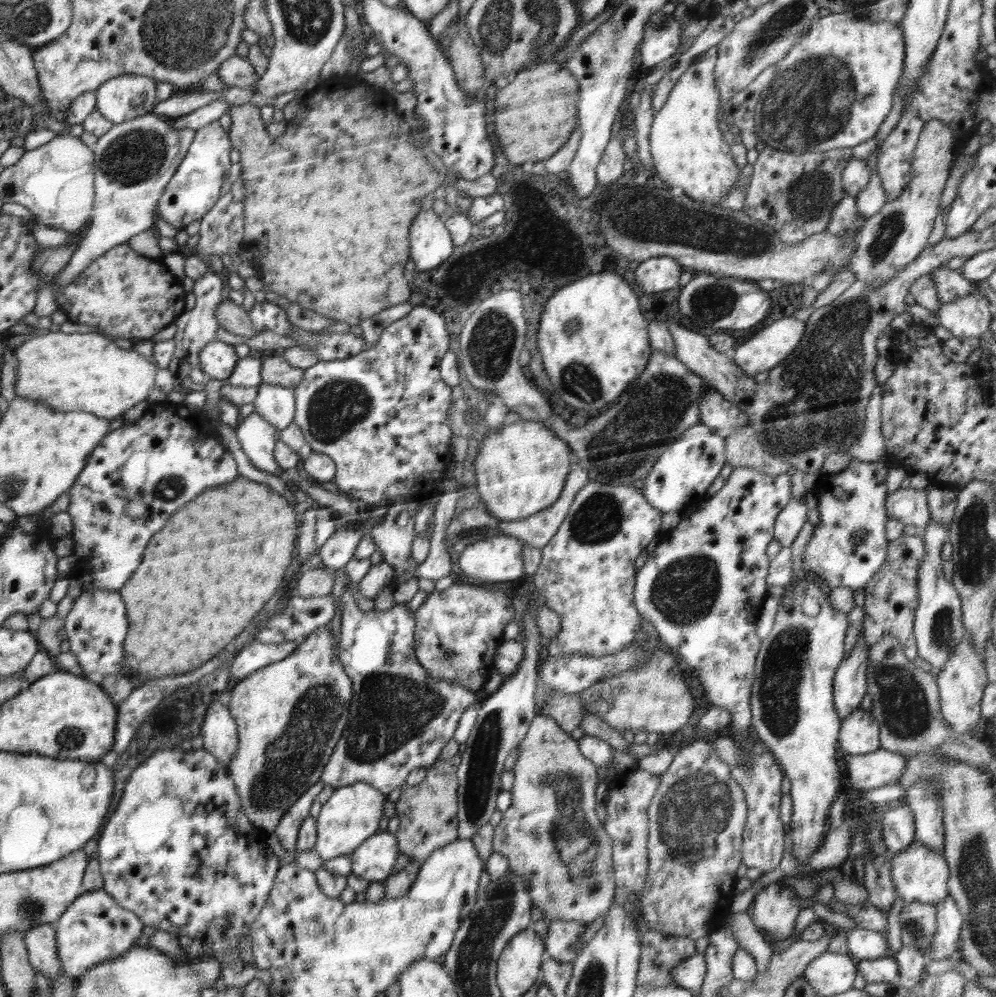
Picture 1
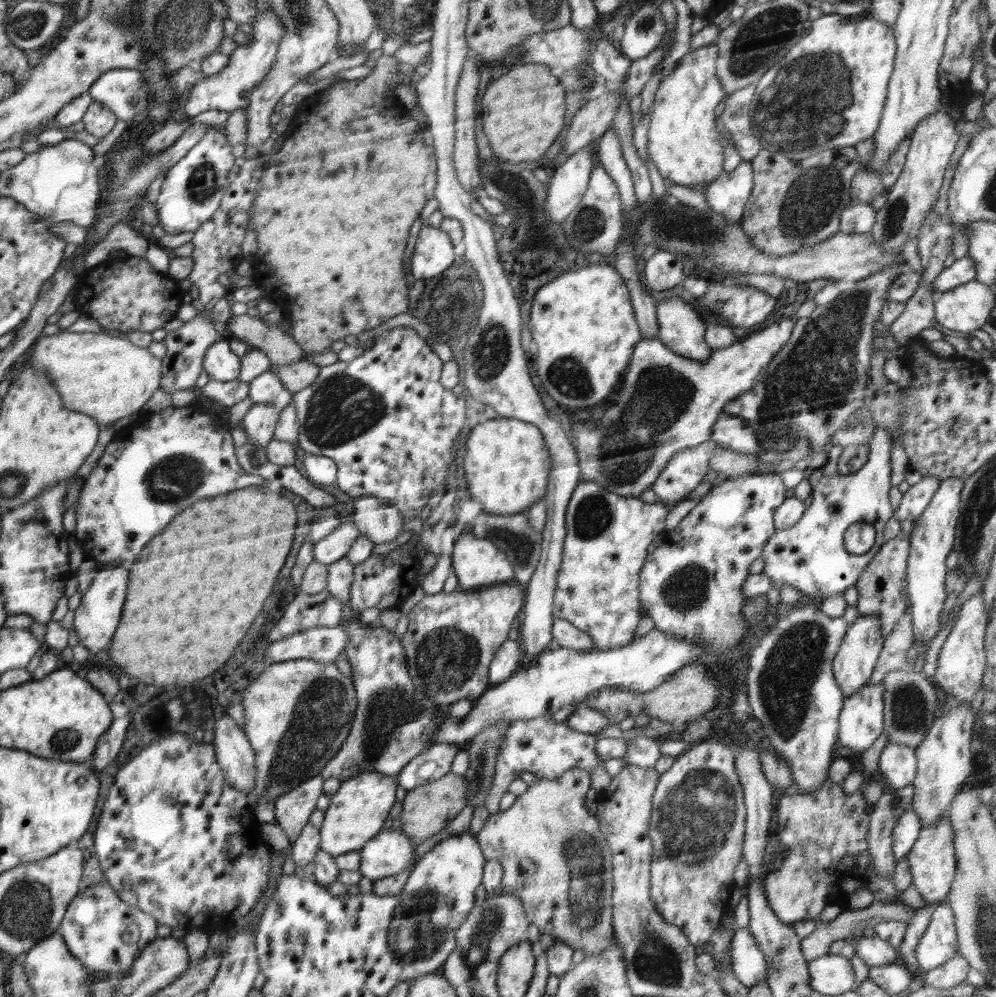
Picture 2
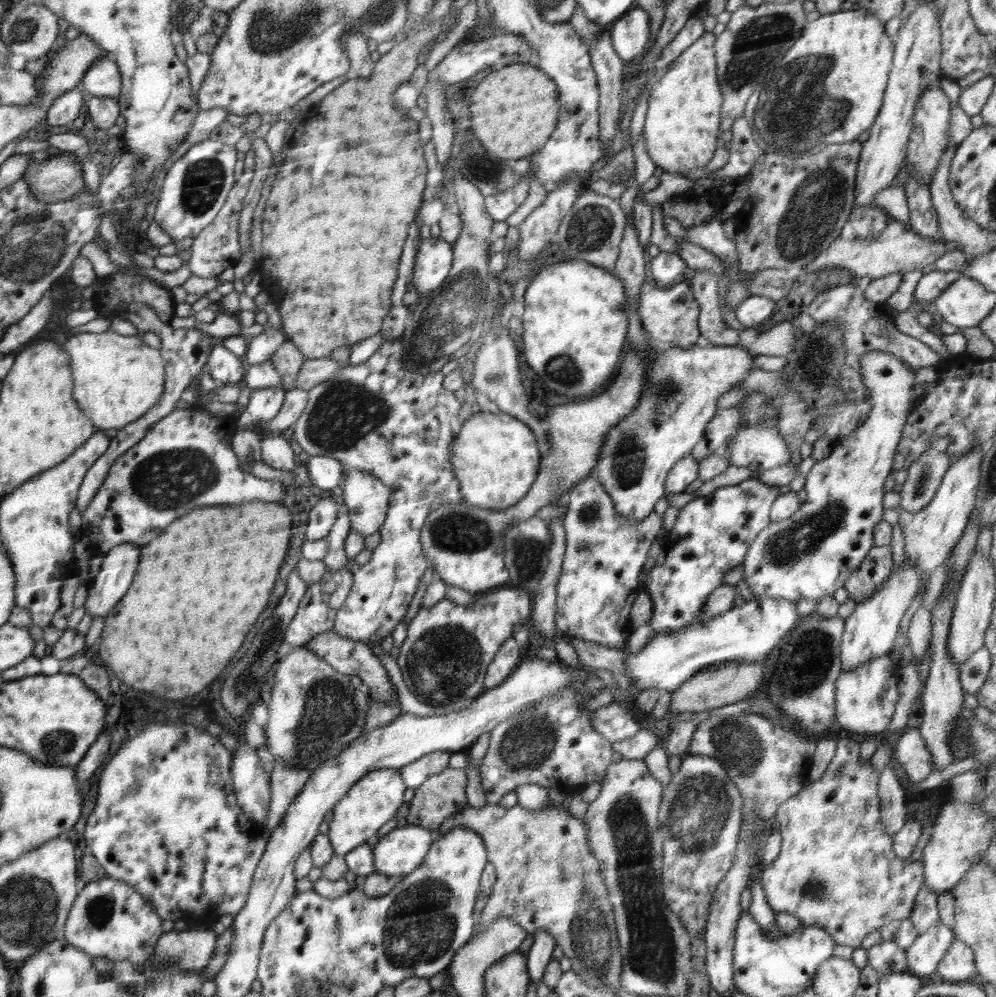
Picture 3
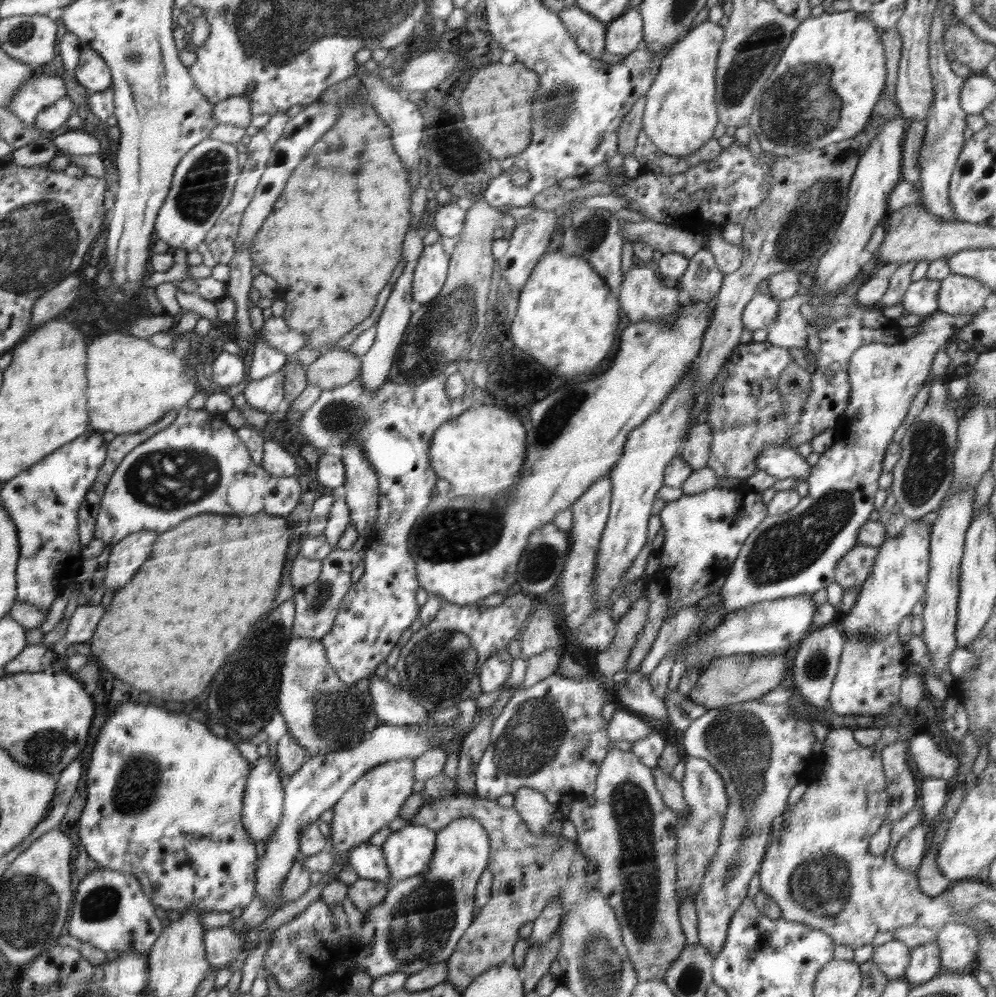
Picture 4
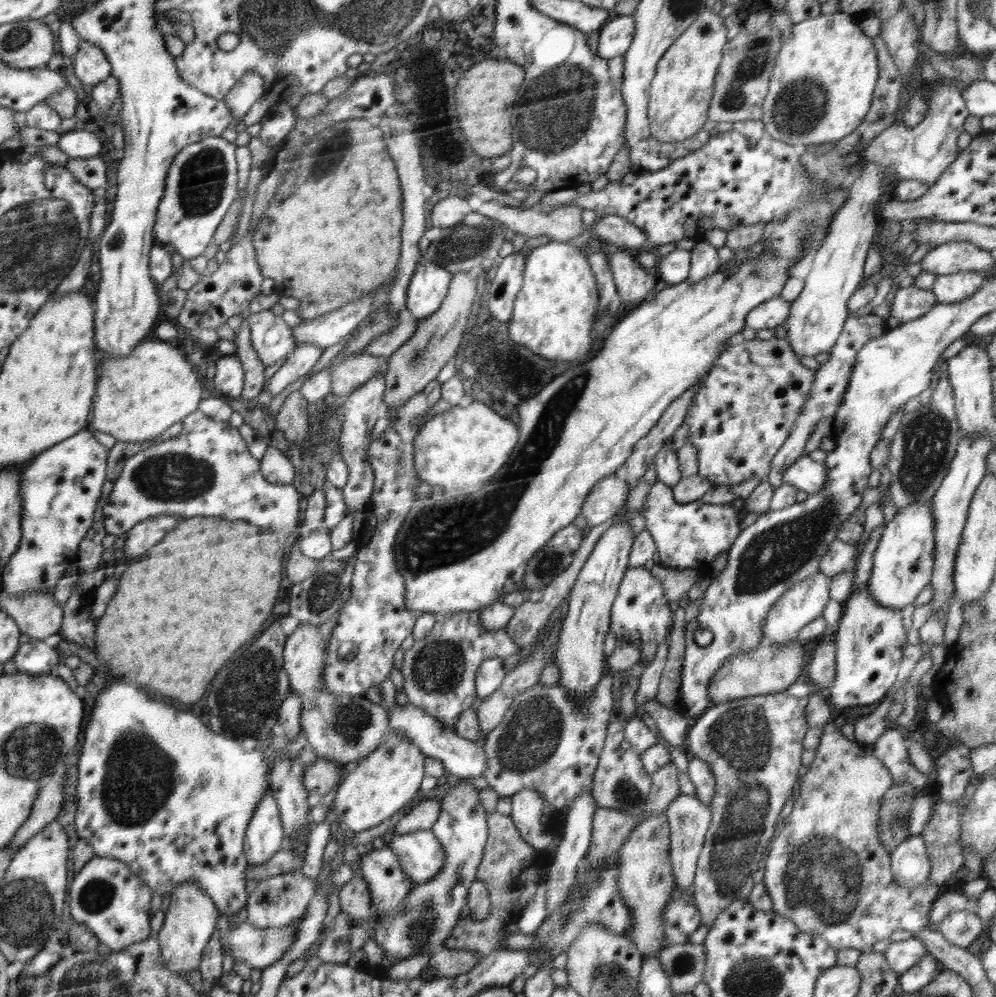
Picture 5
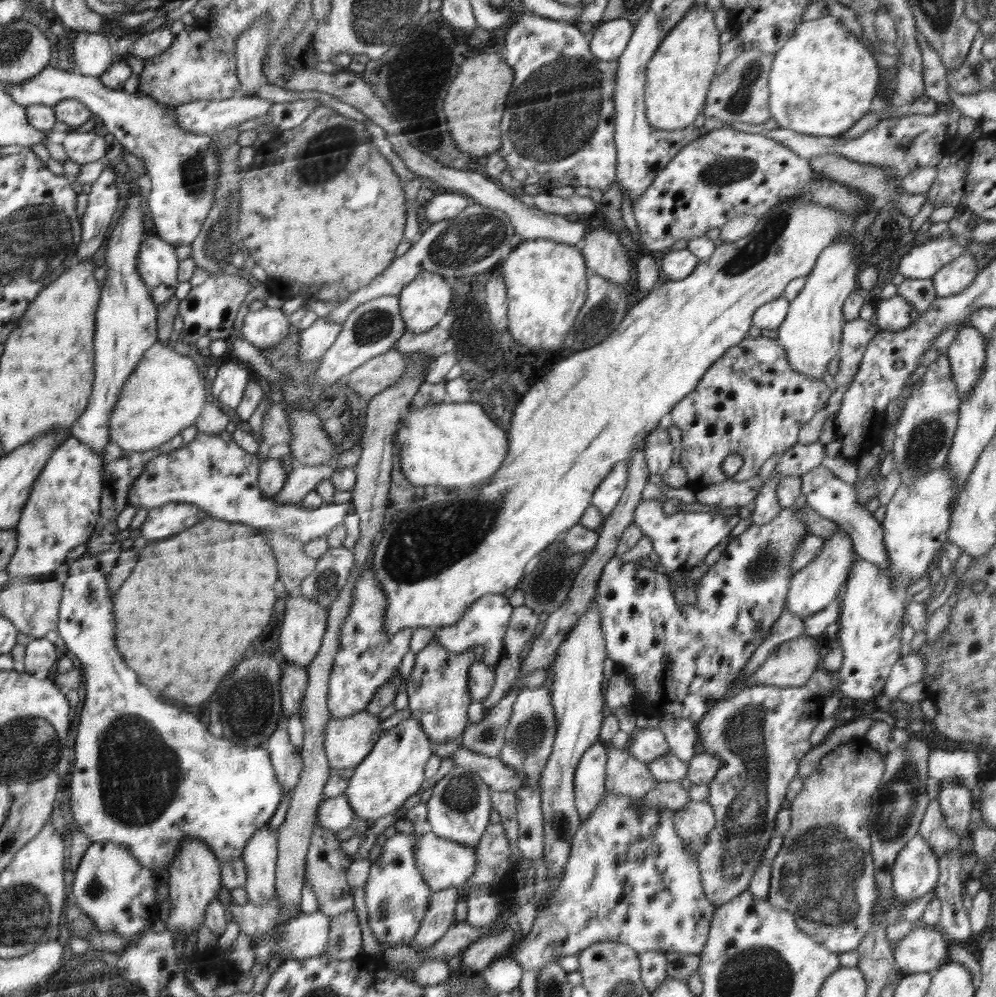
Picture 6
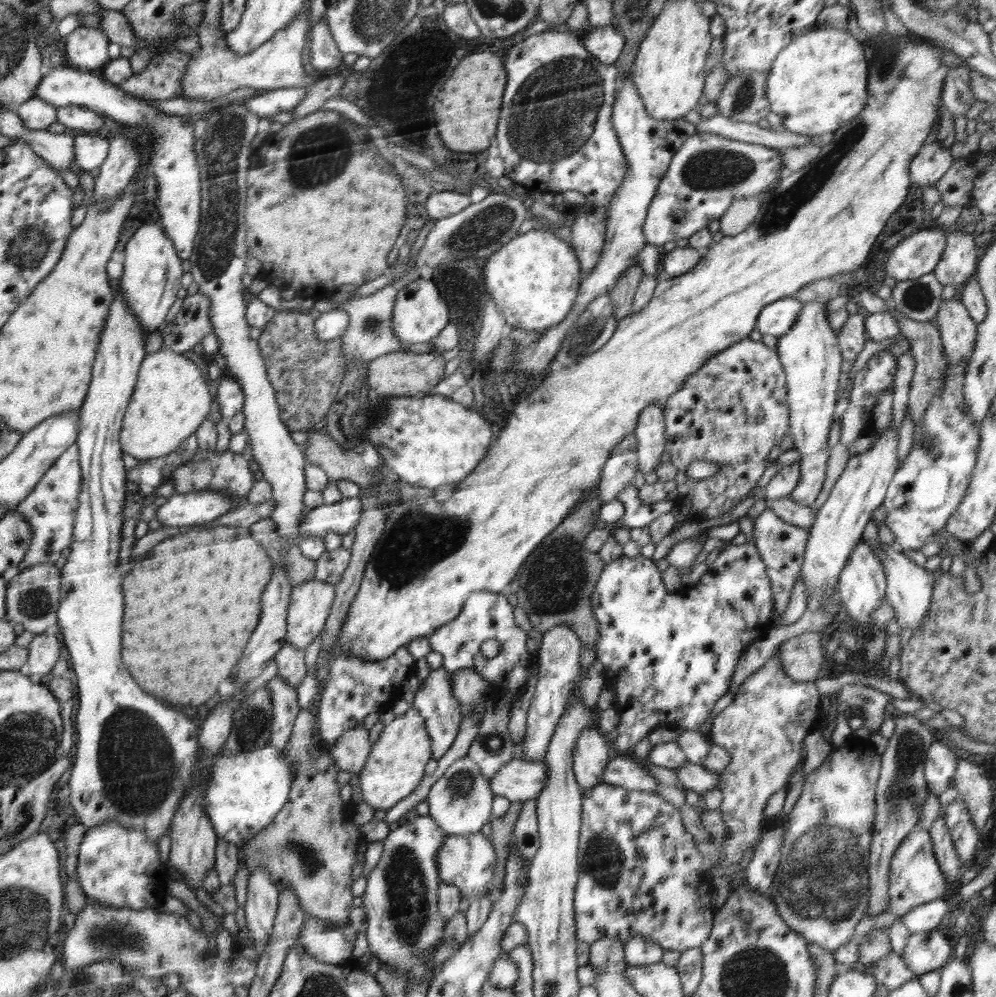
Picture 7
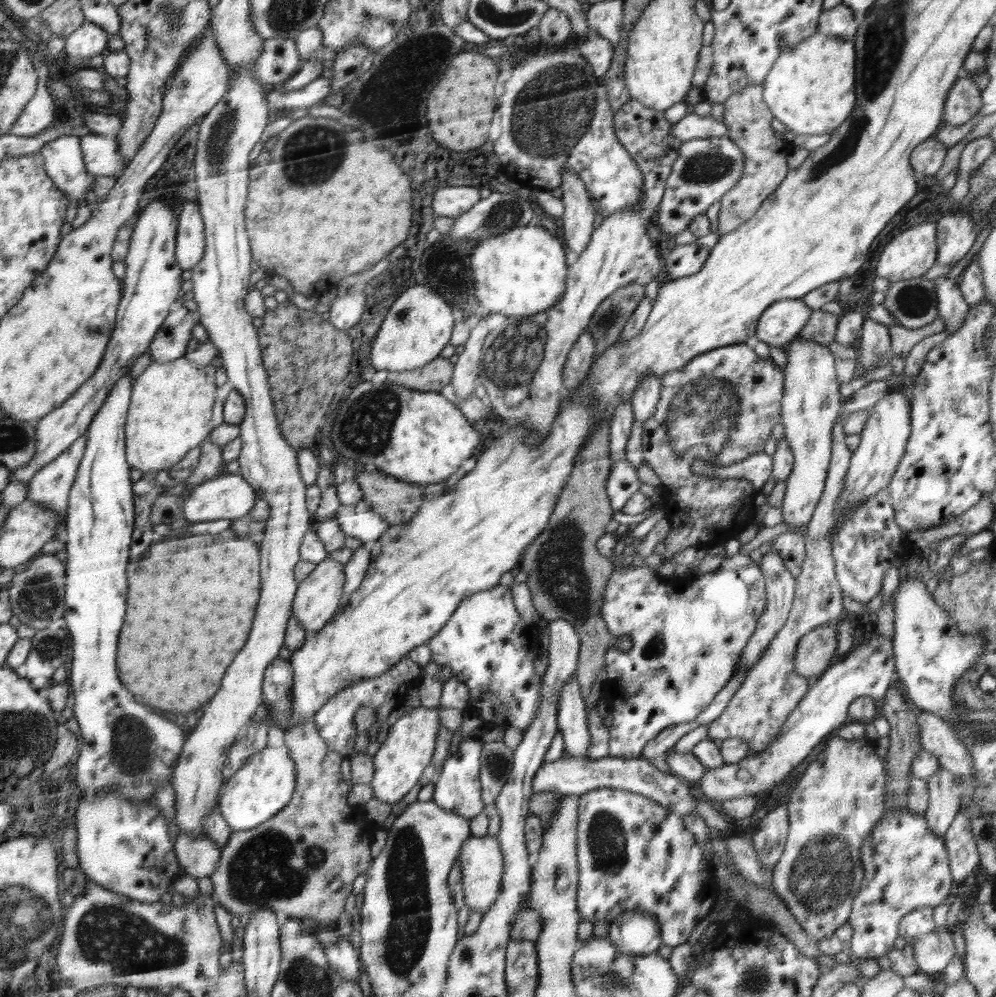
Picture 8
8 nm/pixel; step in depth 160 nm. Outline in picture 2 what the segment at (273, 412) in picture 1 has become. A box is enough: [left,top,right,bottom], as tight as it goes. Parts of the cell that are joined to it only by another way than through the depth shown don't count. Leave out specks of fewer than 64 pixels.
[249,368,293,410]

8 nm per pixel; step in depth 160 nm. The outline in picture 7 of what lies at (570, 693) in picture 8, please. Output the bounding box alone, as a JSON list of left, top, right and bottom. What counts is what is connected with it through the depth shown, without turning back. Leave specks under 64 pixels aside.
[573,725,610,791]

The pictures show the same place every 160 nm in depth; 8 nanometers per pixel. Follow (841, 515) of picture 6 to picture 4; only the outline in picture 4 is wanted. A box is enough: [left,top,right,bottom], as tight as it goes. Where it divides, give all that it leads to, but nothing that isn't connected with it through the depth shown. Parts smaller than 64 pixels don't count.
[756,443,810,481]

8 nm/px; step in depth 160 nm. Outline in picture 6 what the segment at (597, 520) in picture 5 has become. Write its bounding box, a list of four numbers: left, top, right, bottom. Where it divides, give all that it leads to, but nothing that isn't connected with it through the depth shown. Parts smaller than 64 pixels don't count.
[591,456,630,516]

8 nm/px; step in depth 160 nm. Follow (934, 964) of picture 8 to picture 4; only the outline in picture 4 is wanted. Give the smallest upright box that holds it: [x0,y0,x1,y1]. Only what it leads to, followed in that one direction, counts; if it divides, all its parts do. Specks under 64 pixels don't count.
[872,939,911,980]

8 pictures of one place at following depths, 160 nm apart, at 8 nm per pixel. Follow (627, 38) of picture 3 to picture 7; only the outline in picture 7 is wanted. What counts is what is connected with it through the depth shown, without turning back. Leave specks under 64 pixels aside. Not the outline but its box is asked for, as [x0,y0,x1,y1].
[584,26,624,65]

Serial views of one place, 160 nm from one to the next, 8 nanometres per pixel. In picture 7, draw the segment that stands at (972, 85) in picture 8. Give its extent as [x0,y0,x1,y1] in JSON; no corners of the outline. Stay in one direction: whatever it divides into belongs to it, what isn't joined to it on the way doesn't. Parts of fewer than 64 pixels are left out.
[940,66,976,116]

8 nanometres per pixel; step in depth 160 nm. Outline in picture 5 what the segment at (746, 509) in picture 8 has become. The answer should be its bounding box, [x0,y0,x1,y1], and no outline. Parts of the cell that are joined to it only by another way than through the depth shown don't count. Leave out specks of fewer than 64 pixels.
[683,339,815,487]

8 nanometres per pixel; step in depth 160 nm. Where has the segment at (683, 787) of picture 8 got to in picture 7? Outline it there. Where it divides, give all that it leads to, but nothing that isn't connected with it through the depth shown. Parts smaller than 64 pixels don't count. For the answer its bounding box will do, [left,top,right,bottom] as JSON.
[489,755,659,801]

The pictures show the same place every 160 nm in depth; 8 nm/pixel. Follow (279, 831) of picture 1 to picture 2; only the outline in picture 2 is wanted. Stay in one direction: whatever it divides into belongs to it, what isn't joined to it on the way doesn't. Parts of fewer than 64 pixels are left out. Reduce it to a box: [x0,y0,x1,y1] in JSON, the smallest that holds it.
[275,774,324,842]

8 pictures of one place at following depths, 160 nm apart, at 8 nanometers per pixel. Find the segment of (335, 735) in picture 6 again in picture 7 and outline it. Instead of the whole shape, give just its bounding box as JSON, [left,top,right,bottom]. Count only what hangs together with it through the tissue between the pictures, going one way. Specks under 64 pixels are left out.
[328,724,372,775]

